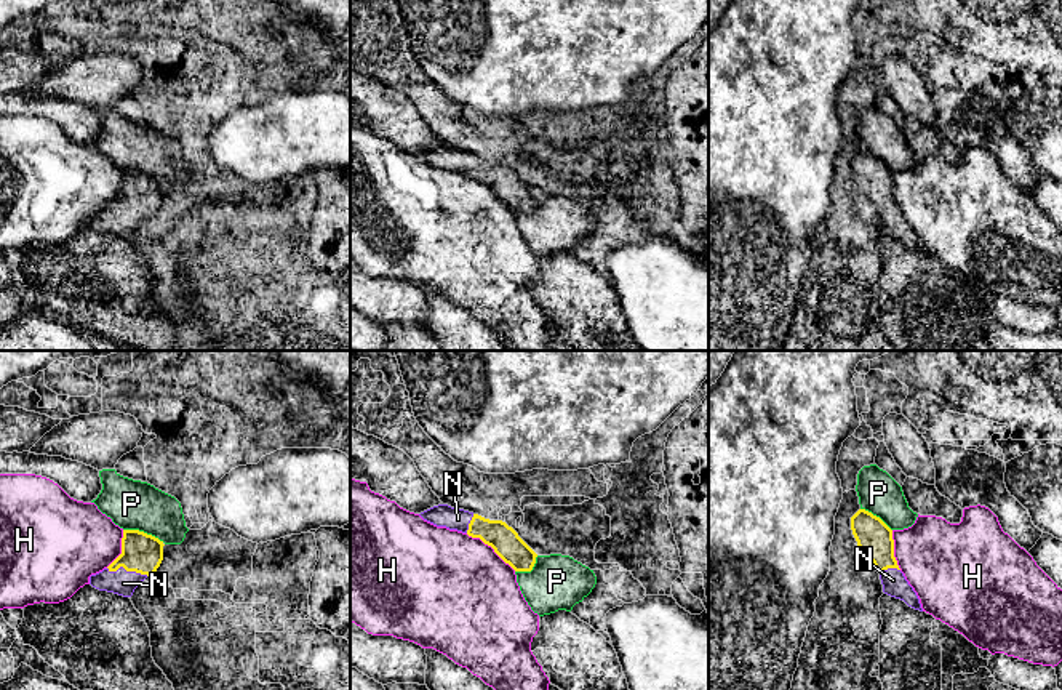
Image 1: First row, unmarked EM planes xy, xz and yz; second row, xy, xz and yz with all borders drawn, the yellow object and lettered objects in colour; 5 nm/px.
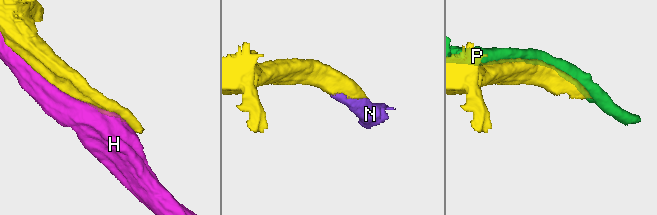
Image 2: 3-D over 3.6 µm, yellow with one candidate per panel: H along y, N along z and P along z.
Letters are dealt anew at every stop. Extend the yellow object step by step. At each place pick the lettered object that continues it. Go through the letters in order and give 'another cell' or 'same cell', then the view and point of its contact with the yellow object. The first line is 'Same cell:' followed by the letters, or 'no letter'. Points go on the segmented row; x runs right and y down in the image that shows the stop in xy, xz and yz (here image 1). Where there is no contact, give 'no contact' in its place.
Same cell: N
H: another cell; meets yellow in xz at (491, 546)
N: same cell; meets yellow in xy at (128, 570)
P: another cell; meets yellow in xy at (143, 532)

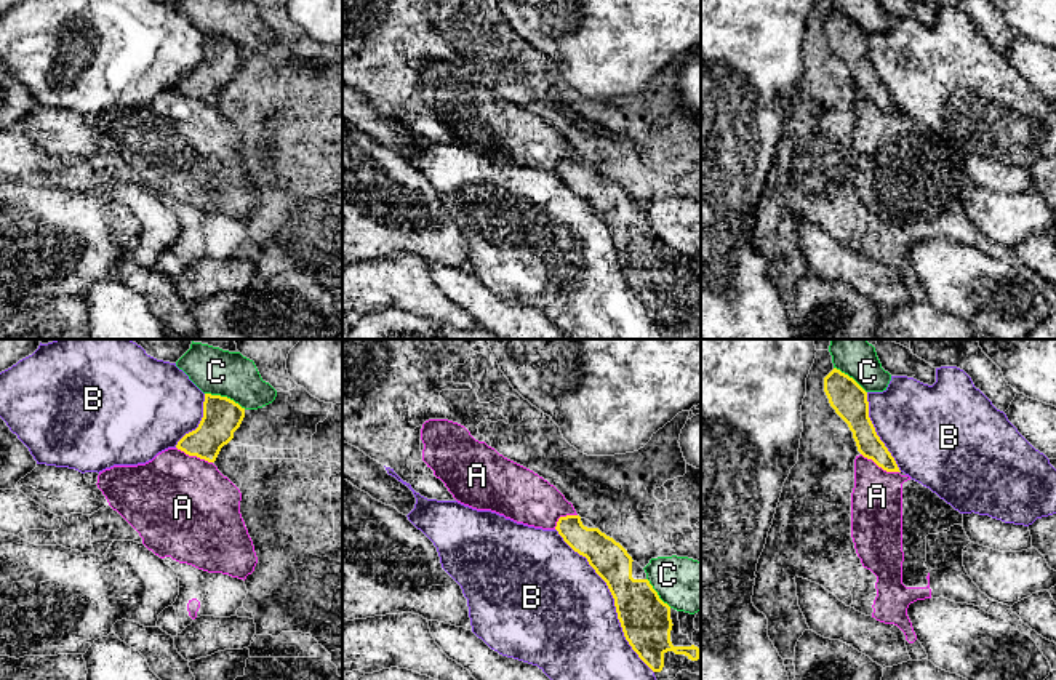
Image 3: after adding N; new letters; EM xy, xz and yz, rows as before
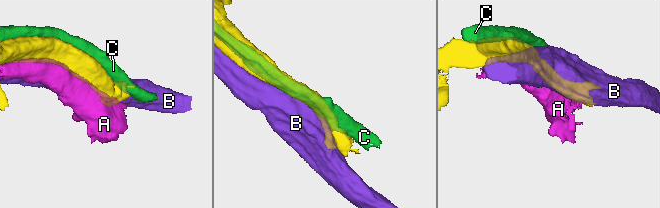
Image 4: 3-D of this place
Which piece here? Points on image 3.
Same cell: no letter
A: another cell; meets yellow in yz at (880, 466)
B: another cell; meets yellow in xz at (613, 597)
C: another cell; meets yellow in xy at (226, 397)

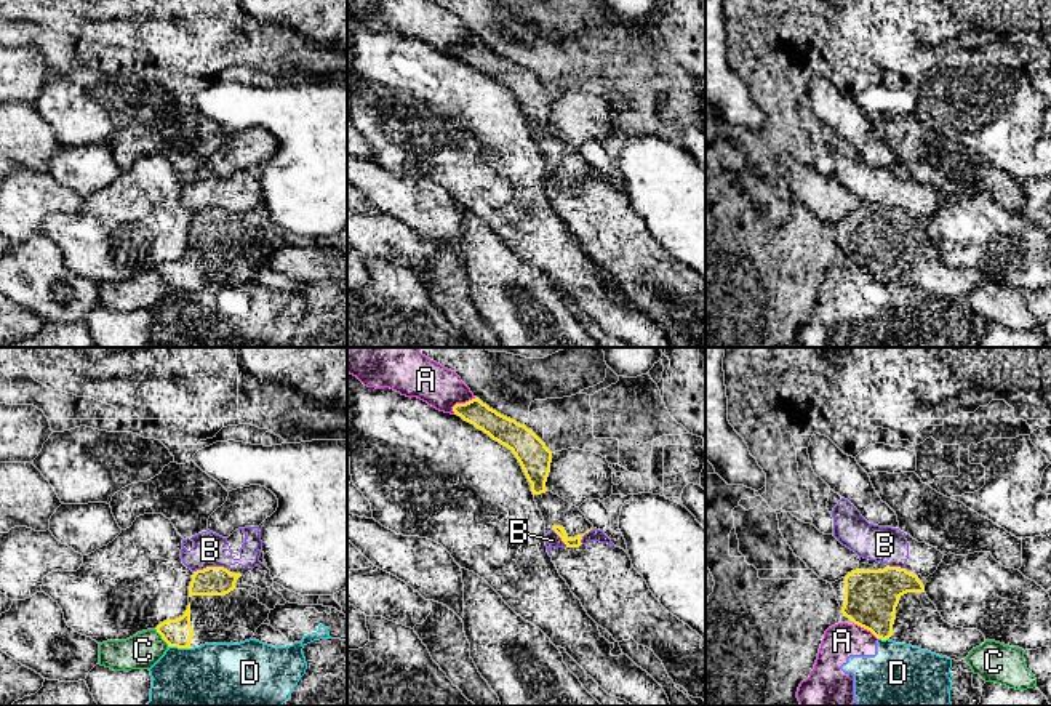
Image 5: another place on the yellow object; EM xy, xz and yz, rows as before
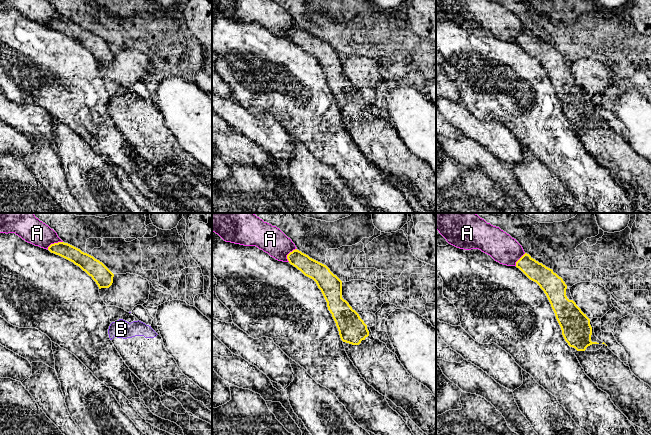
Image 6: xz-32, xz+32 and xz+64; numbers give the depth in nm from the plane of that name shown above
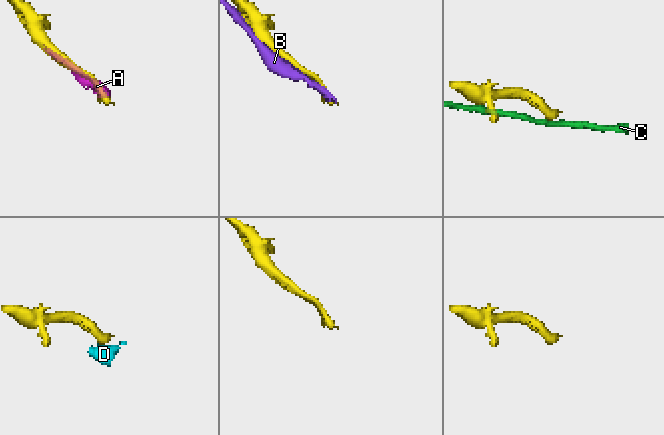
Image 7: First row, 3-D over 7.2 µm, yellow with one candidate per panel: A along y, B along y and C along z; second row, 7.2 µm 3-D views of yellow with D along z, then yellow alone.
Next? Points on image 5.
Same cell: no letter
A: another cell; meets yellow in xz at (461, 404)
B: another cell; meets yellow in xy at (210, 567)
C: another cell; meets yellow in xy at (162, 637)
D: another cell; meets yellow in xy at (179, 647)

